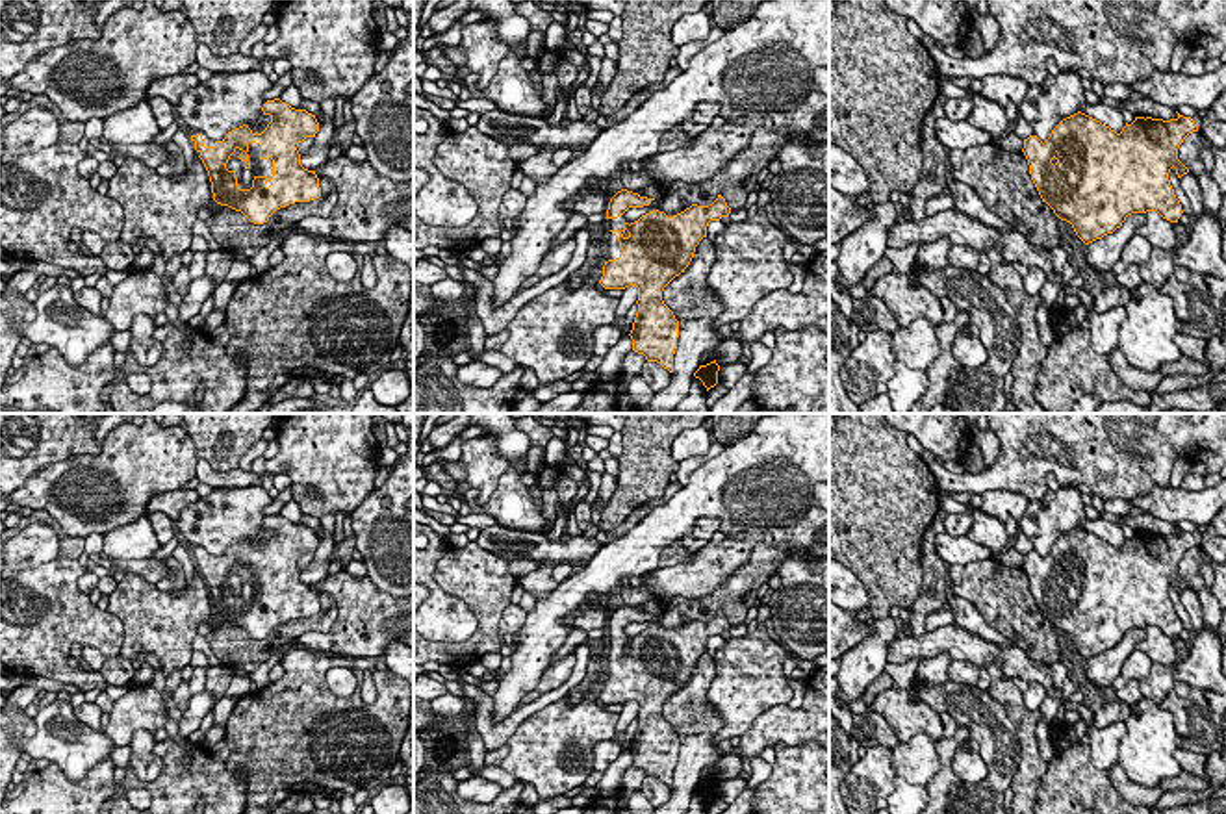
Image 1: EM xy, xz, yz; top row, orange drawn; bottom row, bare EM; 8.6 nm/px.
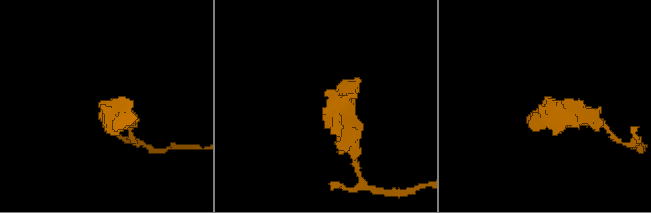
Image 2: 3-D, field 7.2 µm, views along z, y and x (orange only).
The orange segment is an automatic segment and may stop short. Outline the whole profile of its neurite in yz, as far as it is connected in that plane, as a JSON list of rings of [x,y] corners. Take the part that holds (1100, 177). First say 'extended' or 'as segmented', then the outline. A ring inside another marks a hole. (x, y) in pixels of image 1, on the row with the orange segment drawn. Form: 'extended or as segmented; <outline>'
as segmented; [[[1078,111],[1063,119],[1042,143],[1024,139],[1031,180],[1054,213],[1085,243],[1122,226],[1128,215],[1157,211],[1178,223],[1183,210],[1169,172],[1189,169],[1178,159],[1183,139],[1198,132],[1191,117],[1163,121],[1135,117],[1120,134]]]

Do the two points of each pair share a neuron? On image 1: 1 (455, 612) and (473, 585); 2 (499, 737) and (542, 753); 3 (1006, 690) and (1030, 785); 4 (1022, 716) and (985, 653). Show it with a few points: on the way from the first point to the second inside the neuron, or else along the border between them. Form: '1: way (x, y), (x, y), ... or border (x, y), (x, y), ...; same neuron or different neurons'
1: border (436, 566), (436, 583), (475, 620), (459, 644); different neurons
2: border (540, 711), (535, 711), (505, 742); different neurons
3: way (1019, 714), (1026, 722), (1030, 761); same neuron
4: border (983, 668), (998, 659), (1000, 668), (1011, 679); different neurons

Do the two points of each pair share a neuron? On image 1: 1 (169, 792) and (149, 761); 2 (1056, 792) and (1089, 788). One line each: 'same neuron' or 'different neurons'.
1: different neurons
2: same neuron

